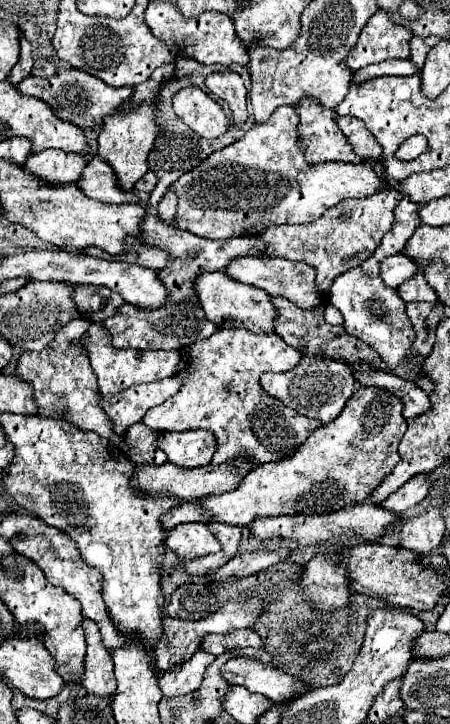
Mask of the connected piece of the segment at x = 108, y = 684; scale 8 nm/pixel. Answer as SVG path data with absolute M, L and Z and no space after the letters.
M84 619L84 635L86 635L86 657L84 657L84 675L82 685L90 695L102 699L114 699L116 695L116 679L114 679L114 665L110 653L104 649L98 627Z

